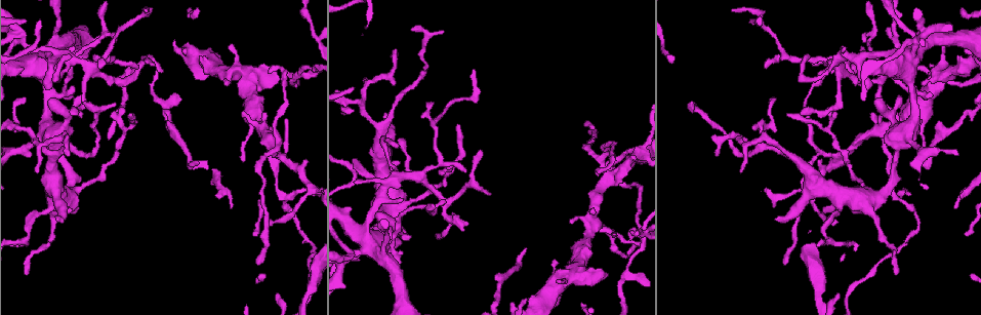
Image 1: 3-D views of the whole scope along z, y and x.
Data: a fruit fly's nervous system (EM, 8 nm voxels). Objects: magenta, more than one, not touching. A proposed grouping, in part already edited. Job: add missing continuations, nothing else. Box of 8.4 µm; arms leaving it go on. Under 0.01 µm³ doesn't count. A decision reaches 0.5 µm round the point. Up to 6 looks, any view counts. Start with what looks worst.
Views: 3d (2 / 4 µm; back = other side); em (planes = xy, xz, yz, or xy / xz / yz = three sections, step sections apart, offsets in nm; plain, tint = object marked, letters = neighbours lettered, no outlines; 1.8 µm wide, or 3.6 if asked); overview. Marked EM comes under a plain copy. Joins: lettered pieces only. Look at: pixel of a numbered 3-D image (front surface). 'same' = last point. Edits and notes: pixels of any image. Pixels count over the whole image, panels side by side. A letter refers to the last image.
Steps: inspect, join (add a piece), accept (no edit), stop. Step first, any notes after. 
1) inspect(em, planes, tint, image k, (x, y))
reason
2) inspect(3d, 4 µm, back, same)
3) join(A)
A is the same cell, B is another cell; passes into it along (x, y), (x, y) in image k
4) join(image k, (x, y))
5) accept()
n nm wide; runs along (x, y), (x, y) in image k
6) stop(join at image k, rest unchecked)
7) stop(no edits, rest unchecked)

inspect(em, planes, letters, image 1, (265, 131))
three-way junction

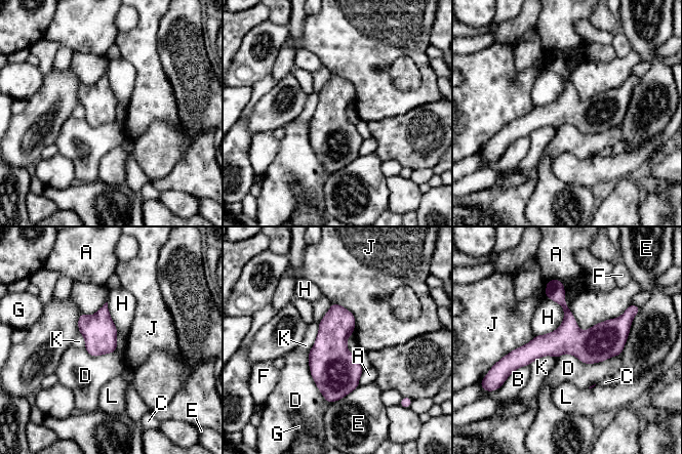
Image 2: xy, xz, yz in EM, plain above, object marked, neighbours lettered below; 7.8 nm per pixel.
accept()
A, B, C, D, E, F, G, H, J, K and L are other cells; border along (619, 354), (556, 359) in image 2; no lettered piece goes on from it

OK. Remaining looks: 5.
inspect(em, xy, step 16, tint, image 1, (198, 161))
thin end

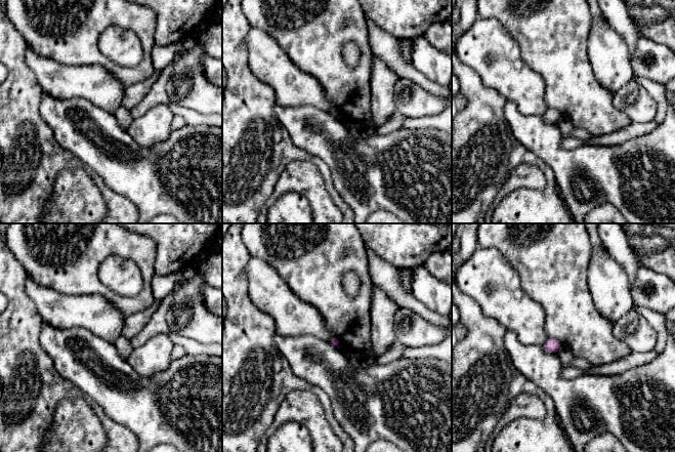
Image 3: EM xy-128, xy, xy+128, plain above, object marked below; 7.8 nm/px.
inspect(em, xy, step 16, letters, same)
what lies round it

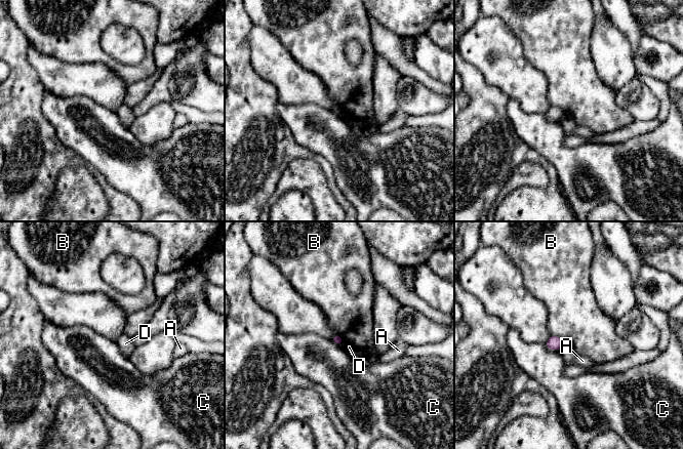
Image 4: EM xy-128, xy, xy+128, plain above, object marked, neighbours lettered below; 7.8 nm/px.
accept()
A, B, C and D are other cells; border along (551, 334), (558, 335), (565, 342) in image 4; none of them fits

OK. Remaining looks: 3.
inspect(em, planes, letters, image 1, (601, 278))
stops while still wide

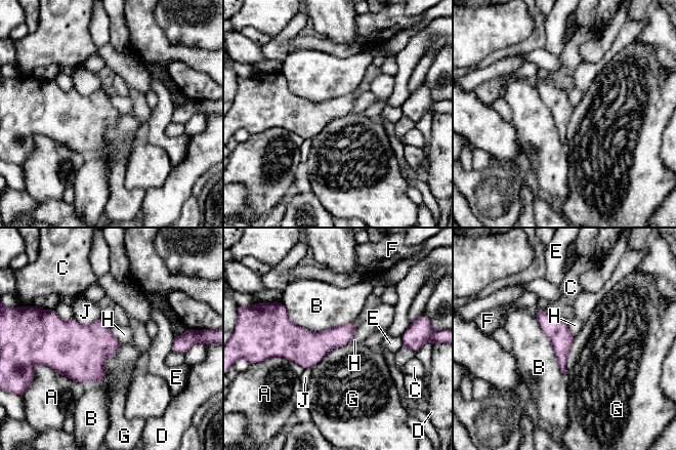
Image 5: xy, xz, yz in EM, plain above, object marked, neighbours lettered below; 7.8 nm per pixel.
accept()
A, B, C, D, E, F, G, H and J are other cells; runs along (538, 313), (561, 339), (563, 369) in image 5; none of them fits

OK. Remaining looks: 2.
stop(no edits, rest unchecked)

